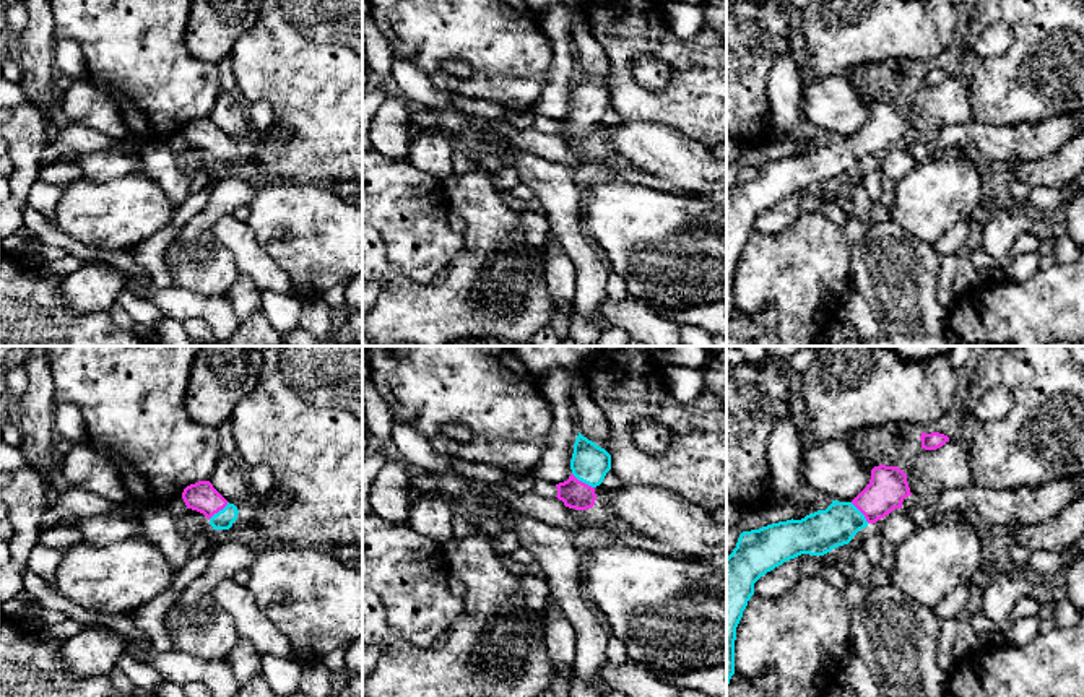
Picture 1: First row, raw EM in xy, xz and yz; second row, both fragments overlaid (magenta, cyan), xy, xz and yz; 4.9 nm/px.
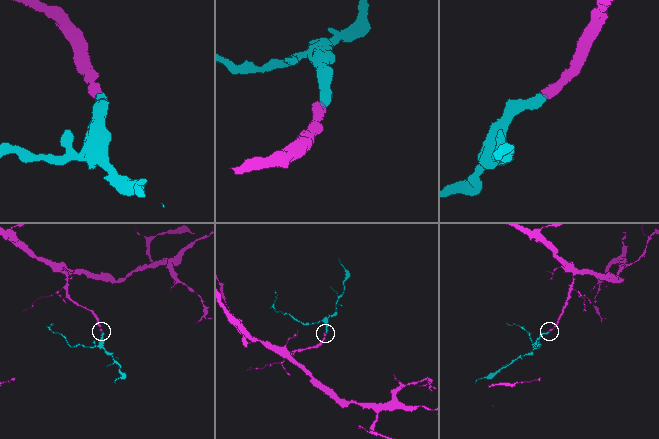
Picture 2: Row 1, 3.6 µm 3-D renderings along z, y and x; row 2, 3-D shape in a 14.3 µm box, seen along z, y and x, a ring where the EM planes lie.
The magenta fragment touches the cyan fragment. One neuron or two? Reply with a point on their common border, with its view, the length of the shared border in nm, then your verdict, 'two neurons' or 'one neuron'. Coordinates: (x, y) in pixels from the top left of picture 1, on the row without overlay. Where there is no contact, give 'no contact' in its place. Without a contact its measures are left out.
meets magenta in xz at (584, 119); contact 130 nm long; one neuron

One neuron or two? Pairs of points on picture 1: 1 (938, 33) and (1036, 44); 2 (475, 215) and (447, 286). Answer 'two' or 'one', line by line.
1: two
2: one

